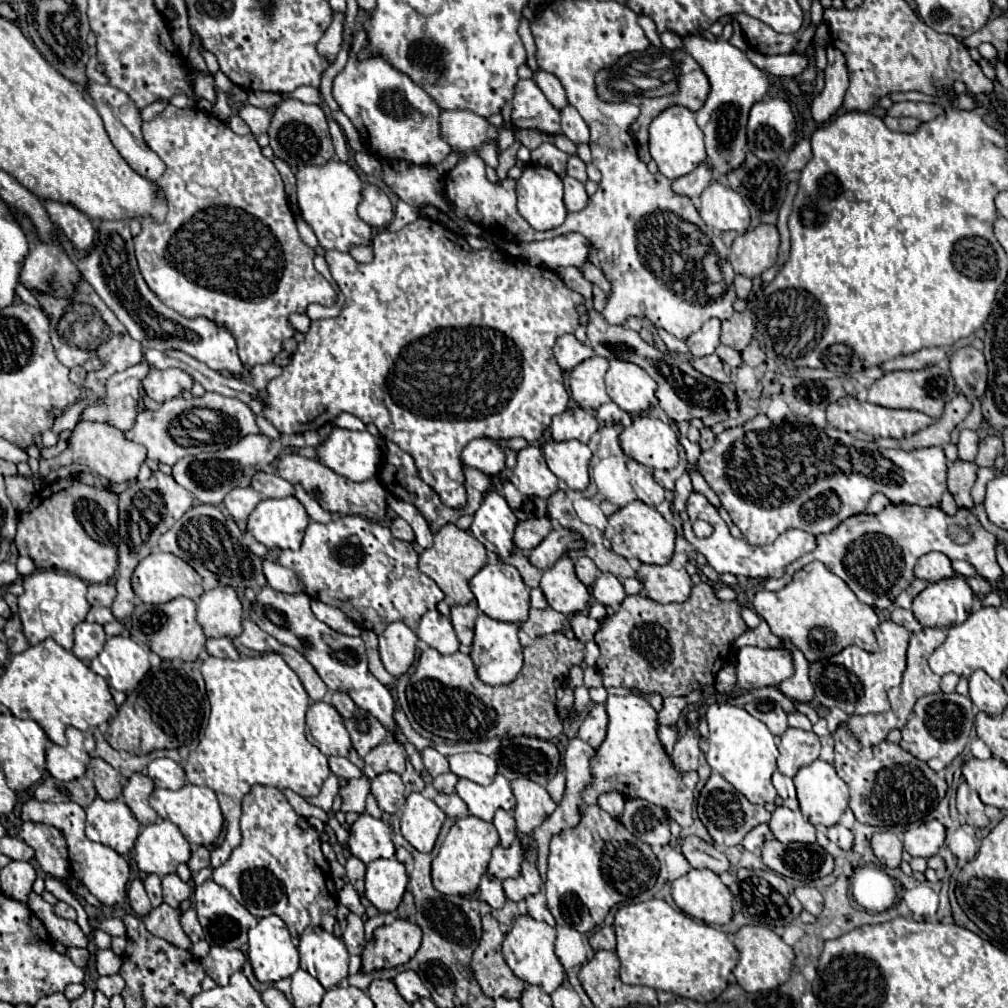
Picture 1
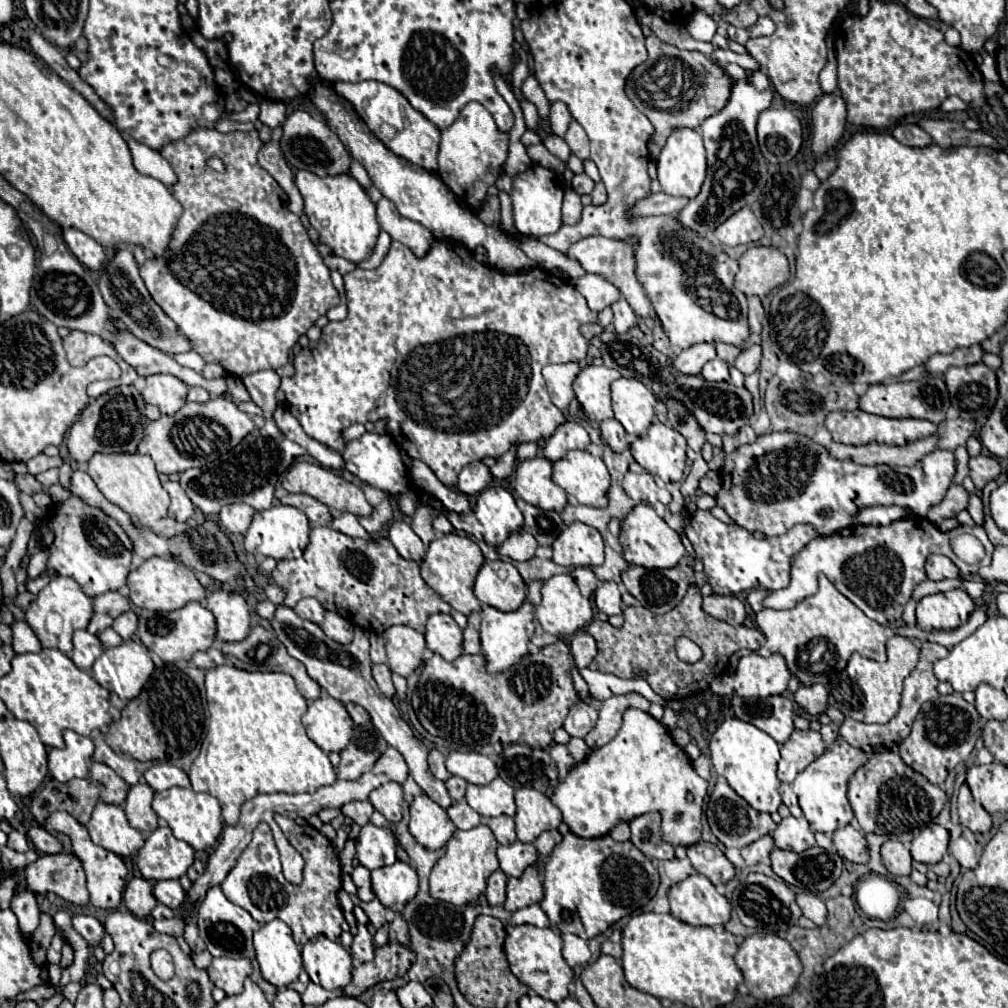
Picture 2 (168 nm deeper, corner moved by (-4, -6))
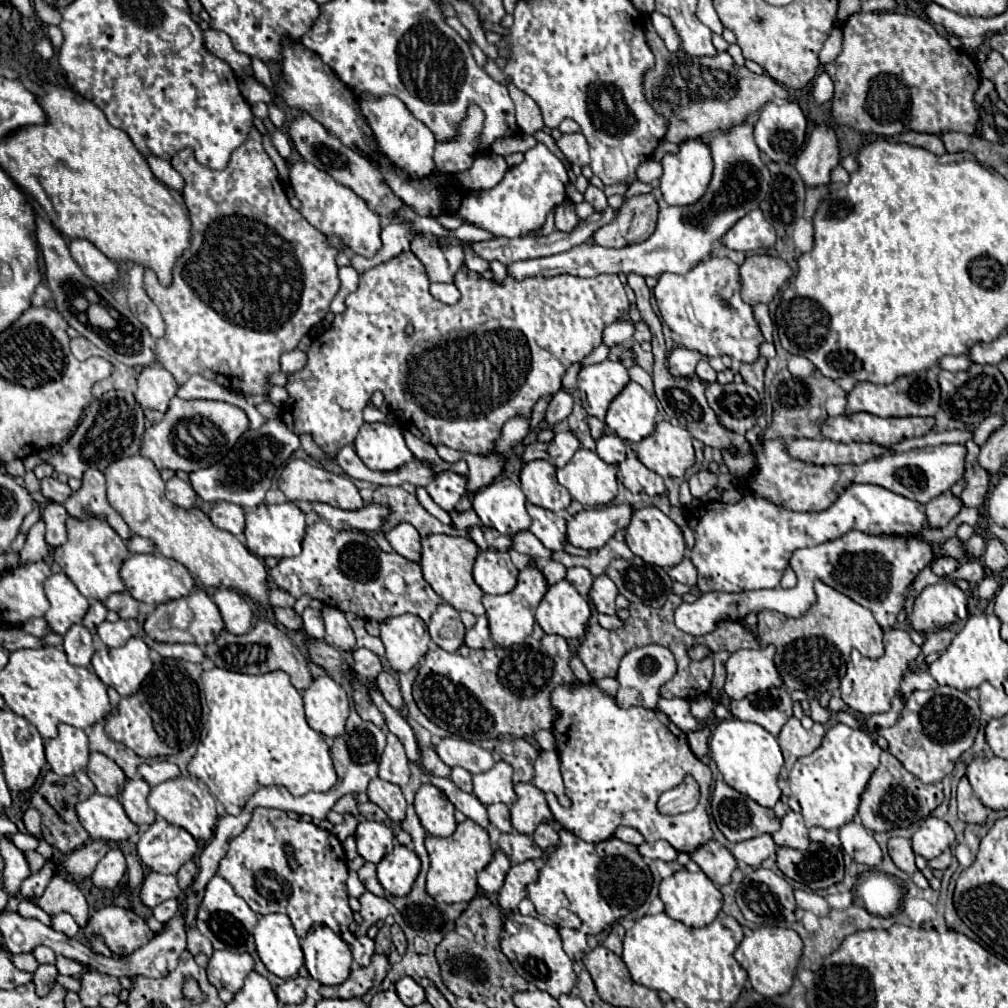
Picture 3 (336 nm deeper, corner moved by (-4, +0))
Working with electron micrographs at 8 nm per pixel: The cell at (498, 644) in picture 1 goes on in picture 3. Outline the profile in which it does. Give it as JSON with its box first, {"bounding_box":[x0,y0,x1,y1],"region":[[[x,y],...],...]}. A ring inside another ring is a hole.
{"bounding_box":[482,567,548,647],"region":[[[528,567],[520,571],[518,585],[506,595],[484,595],[482,605],[486,607],[486,615],[490,621],[490,637],[498,647],[512,647],[514,643],[524,643],[524,639],[532,633],[534,627],[534,611],[546,593],[548,585],[536,567]]]}

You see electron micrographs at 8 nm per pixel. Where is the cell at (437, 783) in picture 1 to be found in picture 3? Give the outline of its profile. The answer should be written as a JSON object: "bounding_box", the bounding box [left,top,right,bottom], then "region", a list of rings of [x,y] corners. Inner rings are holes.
{"bounding_box":[450,767,472,793],"region":[[[452,767],[452,773],[450,773],[450,779],[456,787],[460,787],[462,791],[466,793],[472,793],[472,775],[462,769],[462,767]]]}

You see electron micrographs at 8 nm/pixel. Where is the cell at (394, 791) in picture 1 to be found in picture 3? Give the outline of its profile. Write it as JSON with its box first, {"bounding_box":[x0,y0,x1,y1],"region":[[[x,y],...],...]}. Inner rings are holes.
{"bounding_box":[368,777,406,821],"region":[[[374,777],[368,785],[368,797],[376,803],[392,821],[402,821],[406,815],[406,799],[398,785]]]}

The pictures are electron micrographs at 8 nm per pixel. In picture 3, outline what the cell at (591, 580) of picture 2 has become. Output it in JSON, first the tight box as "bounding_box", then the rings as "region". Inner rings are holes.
{"bounding_box":[566,567,592,597],"region":[[[570,567],[566,579],[578,589],[580,595],[588,597],[588,591],[592,587],[592,575],[590,575],[590,571],[586,567]]]}

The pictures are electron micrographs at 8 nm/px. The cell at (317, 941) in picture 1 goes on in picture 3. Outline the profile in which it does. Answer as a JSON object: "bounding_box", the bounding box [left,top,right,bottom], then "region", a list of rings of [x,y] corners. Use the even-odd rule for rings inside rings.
{"bounding_box":[302,927,352,985],"region":[[[328,927],[312,929],[302,941],[306,969],[322,985],[340,985],[352,969],[352,953],[348,943]]]}

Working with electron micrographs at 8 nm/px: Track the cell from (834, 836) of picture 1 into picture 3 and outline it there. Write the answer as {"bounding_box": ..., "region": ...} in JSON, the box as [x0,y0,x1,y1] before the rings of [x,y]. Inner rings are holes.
{"bounding_box":[838,821,882,867],"region":[[[850,821],[840,827],[838,831],[842,849],[856,861],[868,867],[878,867],[882,861],[882,851],[874,841],[872,833],[868,833],[860,823]]]}

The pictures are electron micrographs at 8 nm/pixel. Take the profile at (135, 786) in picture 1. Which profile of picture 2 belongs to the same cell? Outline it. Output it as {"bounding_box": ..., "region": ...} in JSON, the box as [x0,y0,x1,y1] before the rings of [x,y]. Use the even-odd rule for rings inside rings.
{"bounding_box":[124,781,158,833],"region":[[[140,781],[138,785],[130,787],[128,797],[124,801],[128,823],[142,833],[152,833],[158,827],[158,815],[152,811],[152,797],[154,797],[152,787]]]}

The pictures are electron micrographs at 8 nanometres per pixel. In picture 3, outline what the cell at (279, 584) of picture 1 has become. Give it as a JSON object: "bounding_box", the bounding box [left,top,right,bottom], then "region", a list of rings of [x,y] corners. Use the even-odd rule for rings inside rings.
{"bounding_box":[302,607,324,637],"region":[[[306,607],[302,613],[302,621],[306,627],[306,633],[312,637],[324,637],[324,621],[322,621],[322,613],[314,607]]]}

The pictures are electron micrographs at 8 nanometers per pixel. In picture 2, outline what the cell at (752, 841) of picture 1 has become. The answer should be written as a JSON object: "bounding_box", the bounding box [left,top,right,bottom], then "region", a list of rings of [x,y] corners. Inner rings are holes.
{"bounding_box":[742,835,774,865],"region":[[[766,835],[766,837],[760,837],[758,841],[750,843],[748,847],[744,847],[742,857],[744,857],[746,865],[756,865],[762,859],[766,859],[772,849],[774,849],[774,839],[770,835]]]}

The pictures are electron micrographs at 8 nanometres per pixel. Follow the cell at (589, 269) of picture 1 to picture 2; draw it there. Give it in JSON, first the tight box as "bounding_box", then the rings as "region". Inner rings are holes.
{"bounding_box":[612,299,638,333],"region":[[[624,299],[612,303],[612,311],[614,311],[616,333],[626,333],[628,329],[638,327],[638,315],[630,309],[630,305]]]}

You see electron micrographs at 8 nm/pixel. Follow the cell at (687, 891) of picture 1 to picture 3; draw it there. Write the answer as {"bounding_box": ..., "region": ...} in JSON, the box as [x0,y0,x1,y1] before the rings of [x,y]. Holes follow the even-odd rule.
{"bounding_box":[660,869,722,927],"region":[[[680,869],[672,877],[662,879],[662,883],[660,883],[660,899],[666,905],[666,913],[672,919],[678,919],[688,927],[706,927],[708,923],[712,923],[716,919],[718,911],[722,909],[722,893],[720,893],[720,889],[702,871],[690,873],[686,869]]]}

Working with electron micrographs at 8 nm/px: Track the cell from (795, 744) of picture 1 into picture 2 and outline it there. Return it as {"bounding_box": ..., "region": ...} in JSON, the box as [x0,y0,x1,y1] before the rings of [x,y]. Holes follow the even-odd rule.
{"bounding_box":[778,729,824,783],"region":[[[794,729],[790,739],[780,745],[782,763],[778,767],[778,779],[784,783],[792,783],[800,769],[816,761],[820,753],[824,753],[824,743],[818,731],[800,731]]]}

